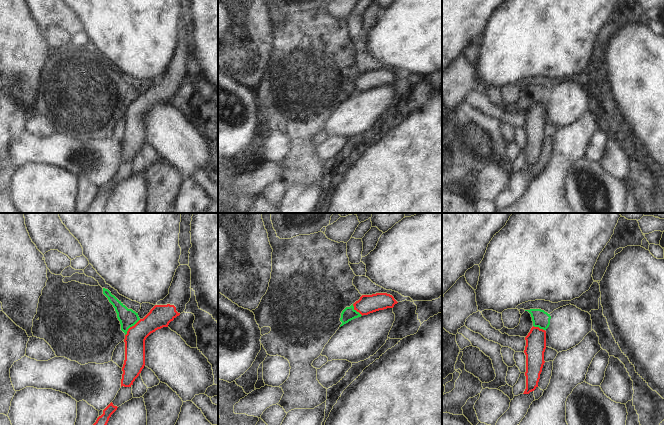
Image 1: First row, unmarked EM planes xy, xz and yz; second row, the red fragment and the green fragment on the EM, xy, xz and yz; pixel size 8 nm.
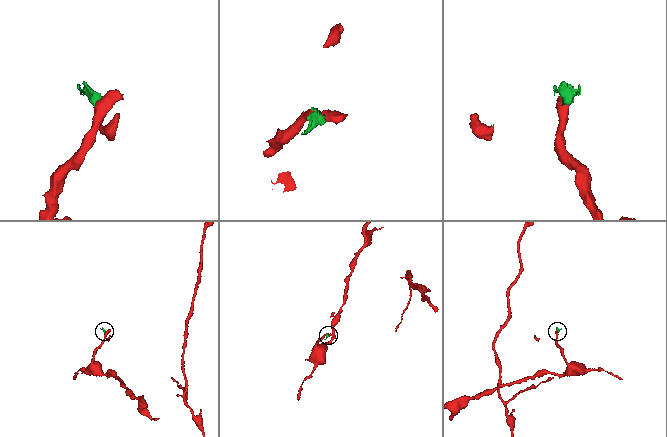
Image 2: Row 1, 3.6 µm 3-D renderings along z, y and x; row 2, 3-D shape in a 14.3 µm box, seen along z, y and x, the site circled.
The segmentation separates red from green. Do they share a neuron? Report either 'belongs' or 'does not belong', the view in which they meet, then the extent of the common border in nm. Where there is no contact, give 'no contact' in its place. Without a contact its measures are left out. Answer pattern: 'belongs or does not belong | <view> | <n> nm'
does not belong | xy | 180 nm

